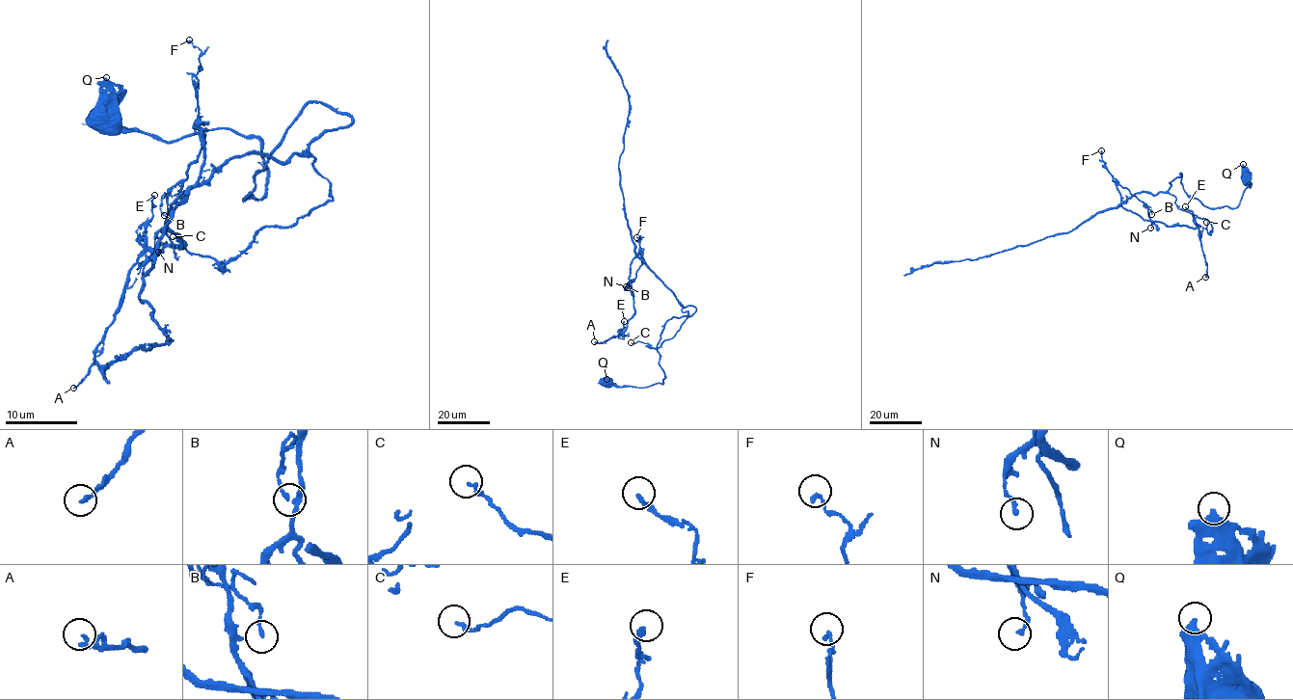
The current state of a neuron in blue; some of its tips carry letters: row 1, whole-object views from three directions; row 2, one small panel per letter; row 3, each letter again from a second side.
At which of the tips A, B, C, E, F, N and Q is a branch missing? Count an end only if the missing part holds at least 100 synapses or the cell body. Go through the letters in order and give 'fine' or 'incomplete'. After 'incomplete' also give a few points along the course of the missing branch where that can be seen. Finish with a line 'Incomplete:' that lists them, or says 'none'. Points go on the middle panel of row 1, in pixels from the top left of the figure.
A: fine
B: fine
C: fine
E: fine
F: fine
N: fine
Q: fine
Incomplete: none

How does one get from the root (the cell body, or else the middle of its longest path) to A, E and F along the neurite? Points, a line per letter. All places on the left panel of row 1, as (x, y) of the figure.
A: (104, 121), (255, 135), (259, 199), (309, 102), (352, 121), (185, 190), (183, 246), (138, 258), (73, 388)
E: (104, 121), (255, 135), (259, 199), (309, 102), (352, 121), (185, 190), (182, 248), (148, 244), (154, 195)
F: (104, 121), (255, 135), (259, 199), (244, 199), (309, 102), (352, 121), (203, 180), (189, 40)

